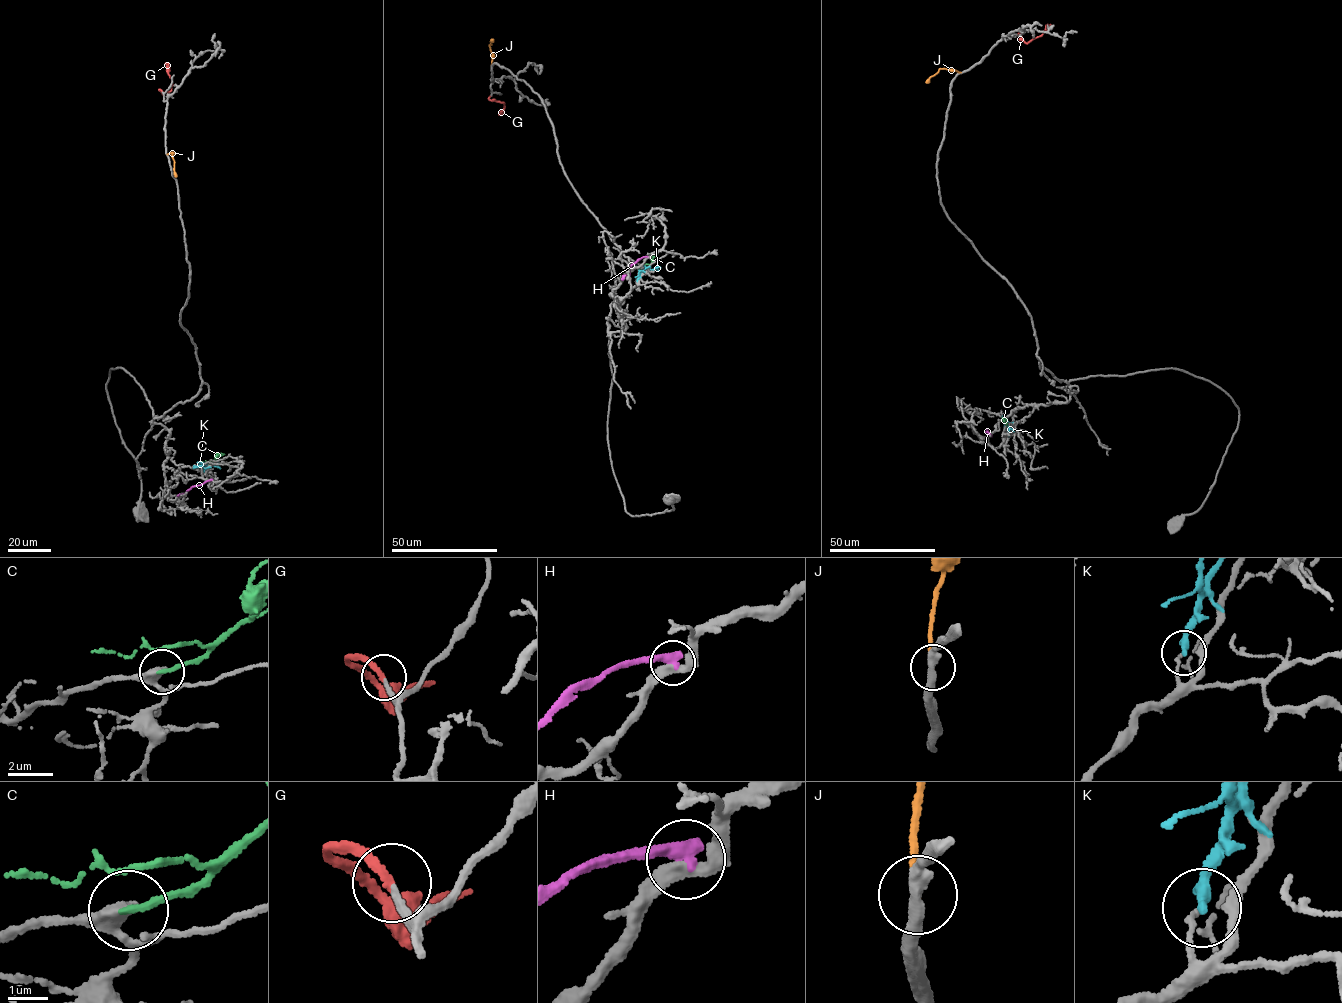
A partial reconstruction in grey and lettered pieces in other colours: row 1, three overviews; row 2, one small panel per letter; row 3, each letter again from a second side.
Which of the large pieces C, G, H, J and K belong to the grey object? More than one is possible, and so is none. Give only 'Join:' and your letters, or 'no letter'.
Join: C, G

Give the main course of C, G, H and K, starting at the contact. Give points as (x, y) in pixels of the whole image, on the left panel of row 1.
C: (207, 464), (221, 453)
G: (162, 91), (171, 90), (168, 62)
H: (211, 480), (176, 496)
K: (193, 466), (209, 464), (220, 468)

